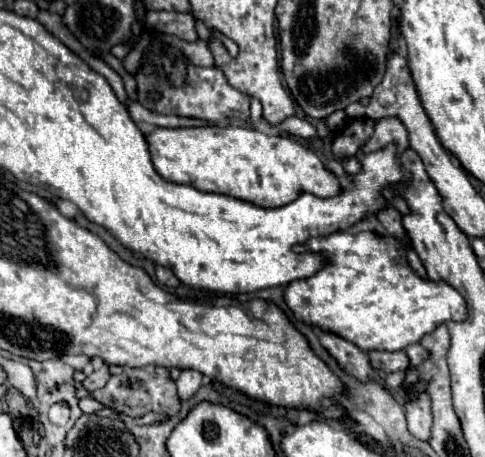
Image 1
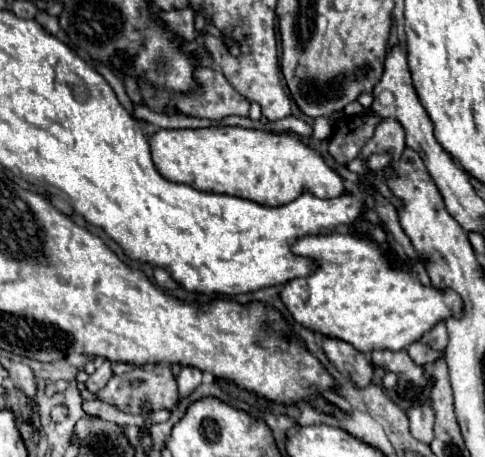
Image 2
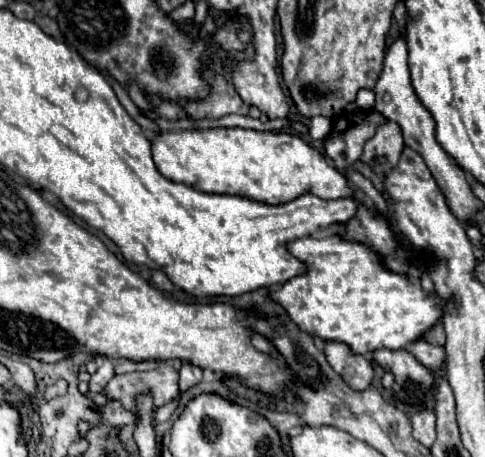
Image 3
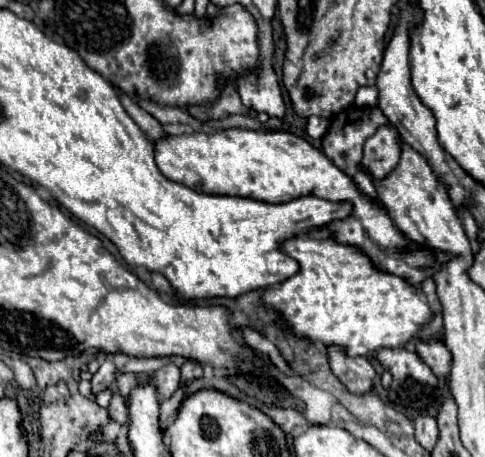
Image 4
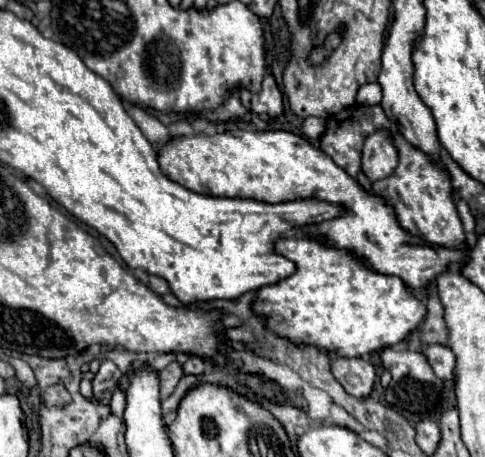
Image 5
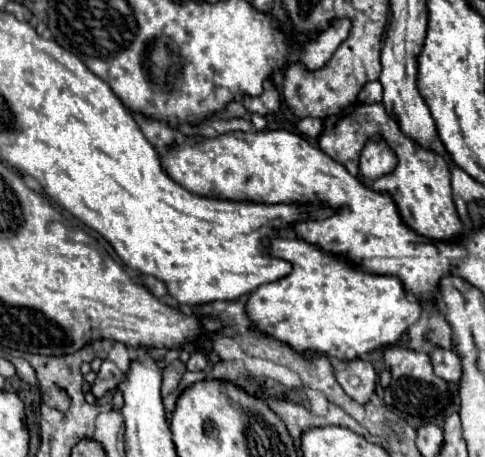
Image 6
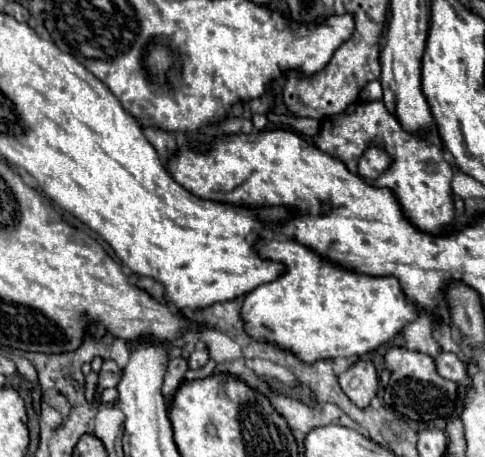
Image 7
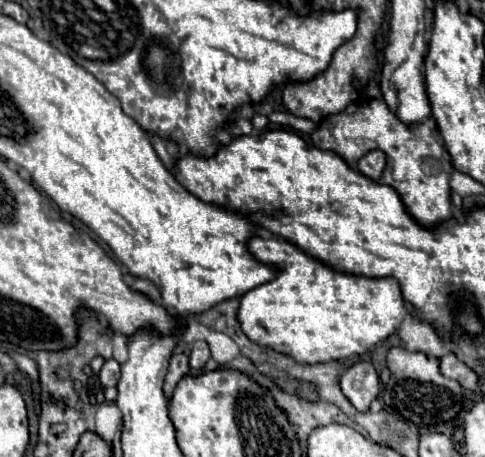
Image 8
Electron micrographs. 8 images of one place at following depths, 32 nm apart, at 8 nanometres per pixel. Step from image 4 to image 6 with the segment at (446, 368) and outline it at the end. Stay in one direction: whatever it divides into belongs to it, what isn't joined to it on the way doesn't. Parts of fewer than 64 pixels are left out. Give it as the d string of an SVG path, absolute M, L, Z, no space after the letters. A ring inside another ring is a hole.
M436 348L432 354L432 364L434 364L434 372L448 380L448 382L460 382L462 378L462 364L460 364L460 358L456 352L452 350L442 350L442 348Z

